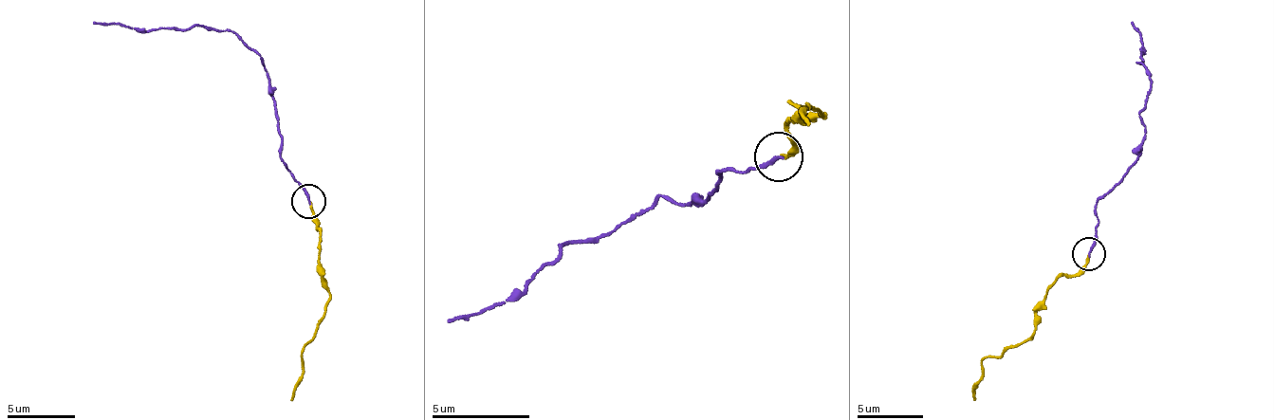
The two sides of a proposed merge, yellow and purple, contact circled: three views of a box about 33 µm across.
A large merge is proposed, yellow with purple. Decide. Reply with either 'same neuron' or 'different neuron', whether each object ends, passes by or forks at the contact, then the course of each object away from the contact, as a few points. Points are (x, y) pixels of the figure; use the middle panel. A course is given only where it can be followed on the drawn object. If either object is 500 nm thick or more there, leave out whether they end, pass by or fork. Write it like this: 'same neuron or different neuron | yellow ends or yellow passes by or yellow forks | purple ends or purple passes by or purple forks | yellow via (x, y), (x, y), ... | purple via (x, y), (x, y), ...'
different neuron | yellow ends | purple ends | yellow via (779, 157), (789, 144), (791, 119), (823, 117), (792, 102), (806, 112), (809, 127) | purple via (779, 157), (724, 173), (703, 201), (655, 202), (614, 232), (572, 244), (523, 290), (449, 320)

